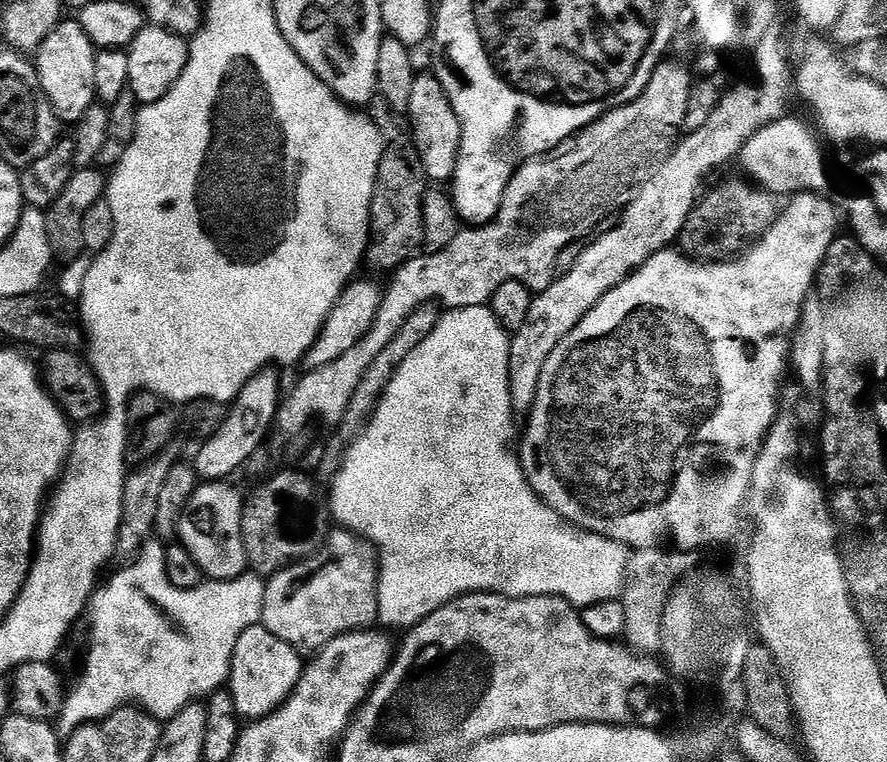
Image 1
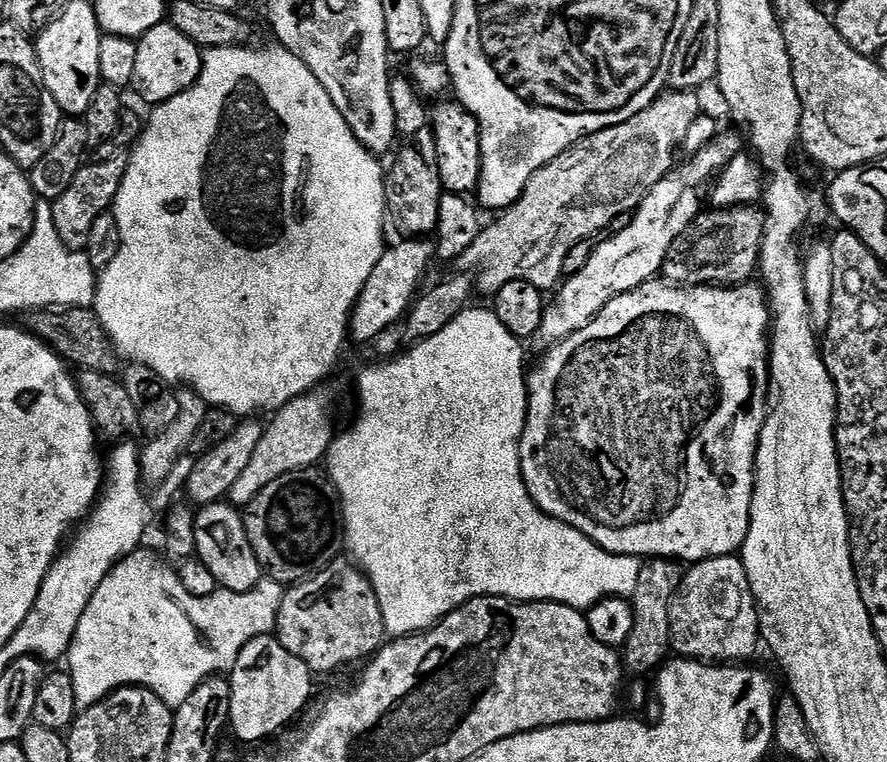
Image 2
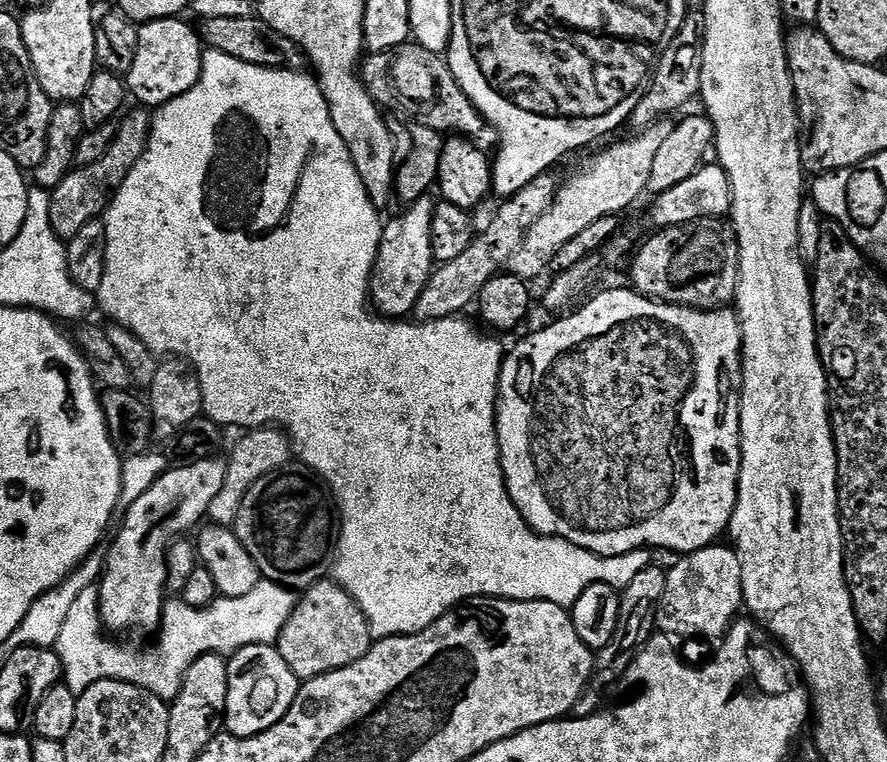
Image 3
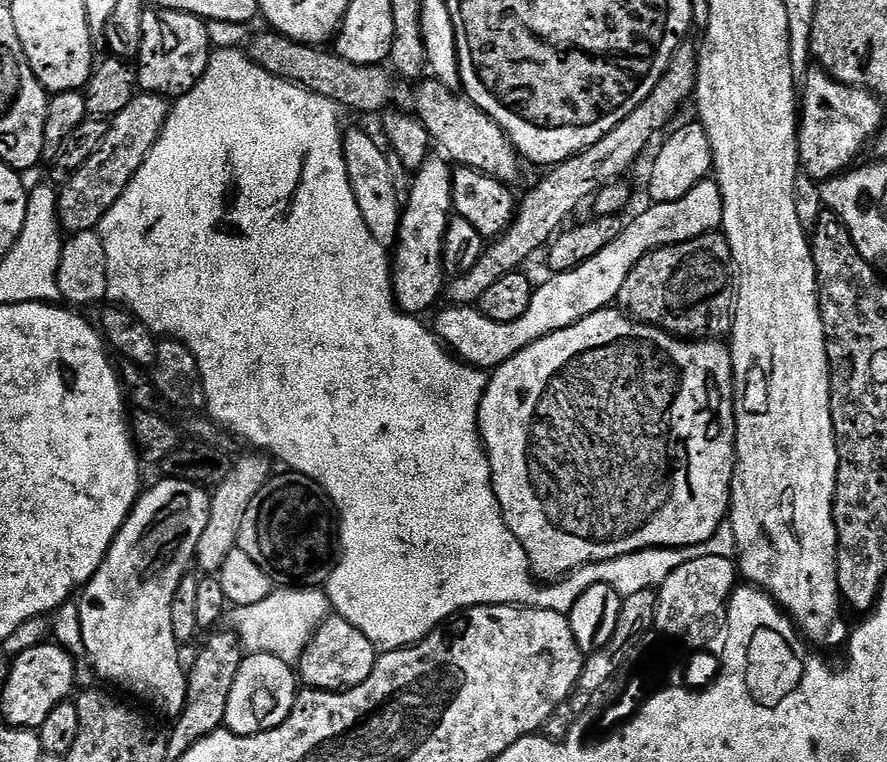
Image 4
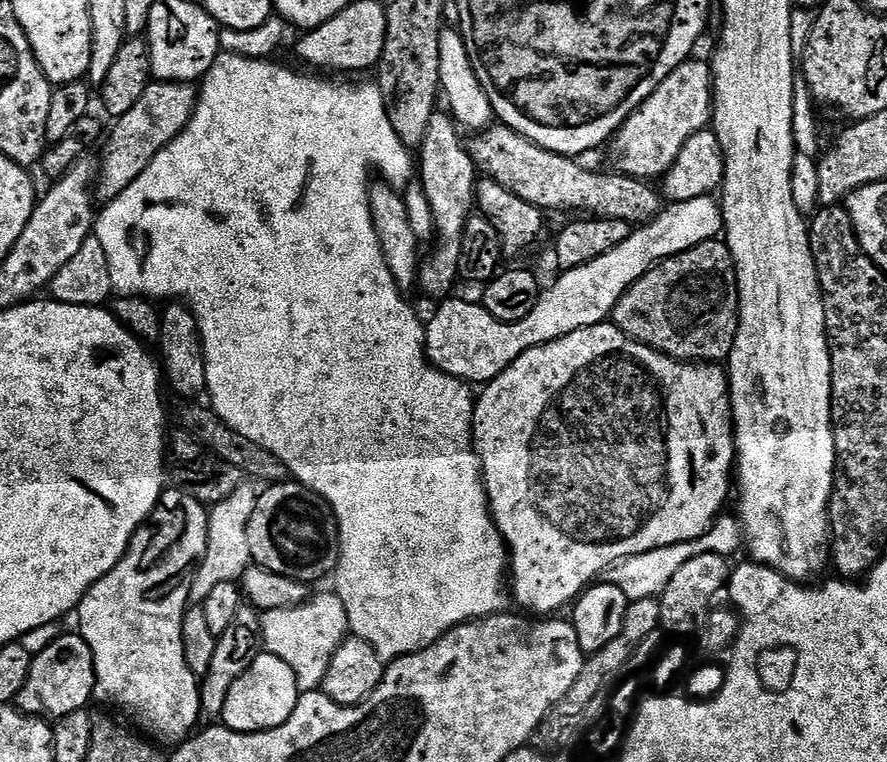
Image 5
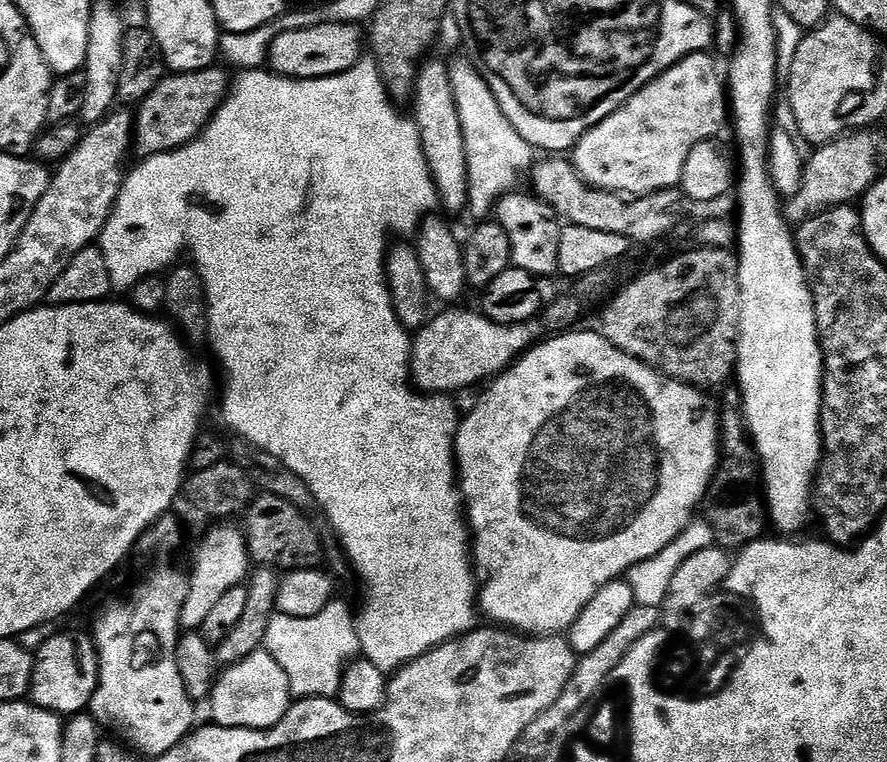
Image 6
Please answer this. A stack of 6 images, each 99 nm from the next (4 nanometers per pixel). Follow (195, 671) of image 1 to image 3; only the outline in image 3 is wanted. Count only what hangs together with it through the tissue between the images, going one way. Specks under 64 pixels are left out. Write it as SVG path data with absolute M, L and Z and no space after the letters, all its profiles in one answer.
M271 582L257 584L250 594L217 598L207 608L195 608L183 599L172 598L164 606L156 648L139 652L136 648L115 644L112 641L115 639L106 634L100 618L100 590L93 586L82 590L74 606L70 606L70 615L66 618L66 626L62 626L62 634L58 634L54 651L60 656L63 683L74 693L84 692L94 686L94 682L121 680L171 702L180 693L190 666L207 652L231 654L251 644L275 645L297 603L293 589Z

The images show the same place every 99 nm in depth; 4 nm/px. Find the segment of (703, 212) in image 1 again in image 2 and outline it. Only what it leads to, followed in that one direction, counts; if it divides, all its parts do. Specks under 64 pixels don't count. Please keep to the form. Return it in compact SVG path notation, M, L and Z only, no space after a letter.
M755 207L712 208L701 216L693 215L688 225L679 229L672 241L672 248L664 258L662 276L665 281L676 286L740 286L758 268L760 241L762 239L762 216Z

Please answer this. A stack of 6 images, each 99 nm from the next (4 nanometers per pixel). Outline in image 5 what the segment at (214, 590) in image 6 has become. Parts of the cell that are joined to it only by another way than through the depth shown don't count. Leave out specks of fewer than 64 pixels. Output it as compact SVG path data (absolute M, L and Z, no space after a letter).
M241 482L238 490L230 494L230 498L211 505L208 513L206 554L192 576L191 599L193 601L204 601L210 590L214 589L214 586L221 585L222 582L239 581L249 568L252 555L250 546L246 542L246 526L250 522L250 514L254 514L257 495L258 488L255 483Z

